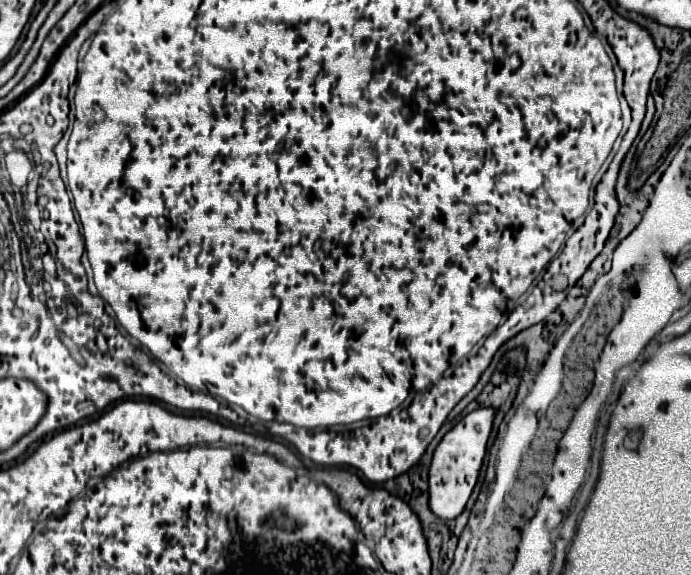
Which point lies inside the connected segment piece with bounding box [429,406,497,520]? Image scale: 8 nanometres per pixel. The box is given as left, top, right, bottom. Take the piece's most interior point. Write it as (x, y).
(457, 460)

